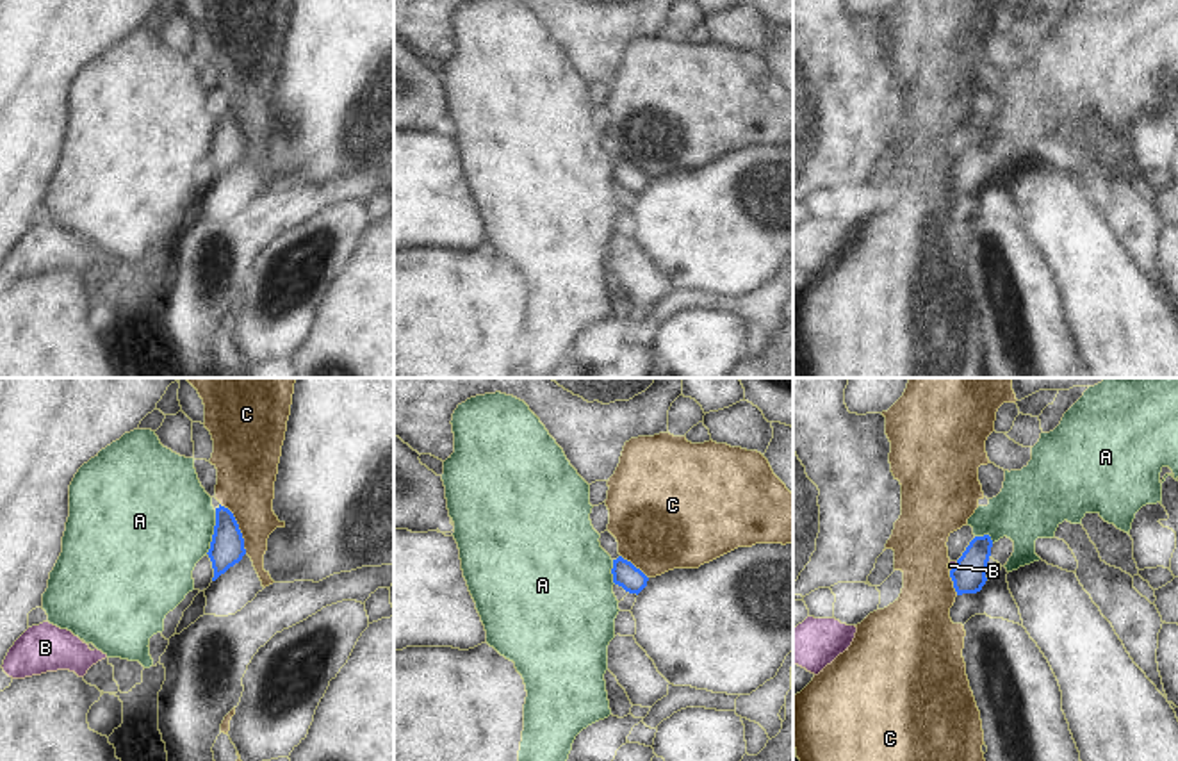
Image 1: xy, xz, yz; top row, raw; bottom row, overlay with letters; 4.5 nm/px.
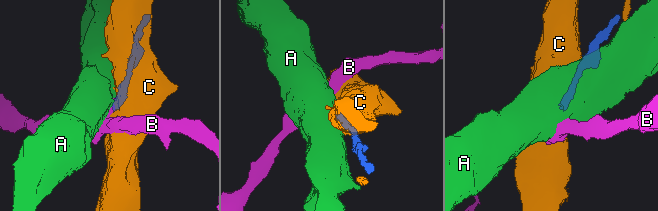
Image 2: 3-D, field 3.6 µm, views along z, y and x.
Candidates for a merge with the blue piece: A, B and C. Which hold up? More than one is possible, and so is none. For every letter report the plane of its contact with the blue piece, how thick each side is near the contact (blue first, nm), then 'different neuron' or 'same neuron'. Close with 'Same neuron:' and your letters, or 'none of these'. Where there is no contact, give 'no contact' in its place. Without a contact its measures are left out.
A: contact in xy; calibres 160 and 480 nm; different neuron
B: contact in yz; calibres 160 and 30 nm; same neuron
C: contact in xy; calibres 160 and 260 nm; different neuron
Same neuron: B

